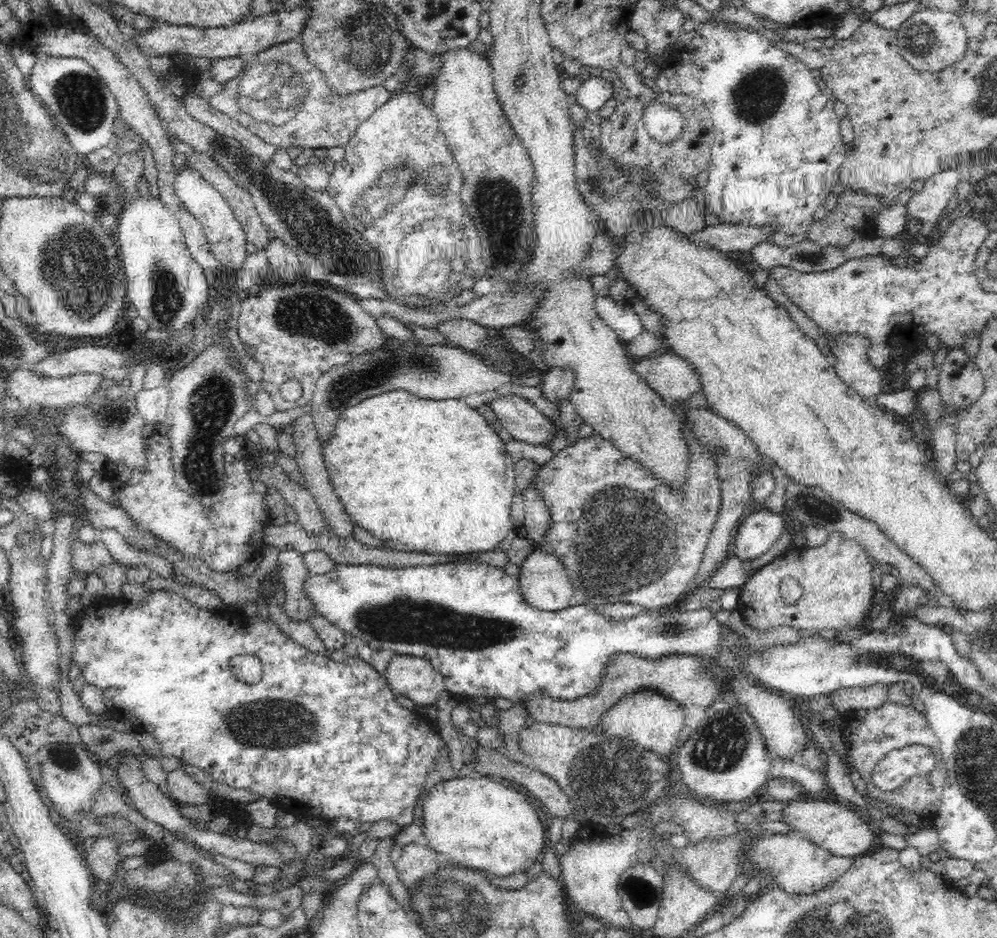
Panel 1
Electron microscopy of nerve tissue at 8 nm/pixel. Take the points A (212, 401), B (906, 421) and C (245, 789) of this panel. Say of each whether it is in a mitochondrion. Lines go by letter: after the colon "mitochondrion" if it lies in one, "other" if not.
A: mitochondrion
B: other
C: other

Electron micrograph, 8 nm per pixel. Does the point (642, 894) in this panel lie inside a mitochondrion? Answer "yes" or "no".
yes

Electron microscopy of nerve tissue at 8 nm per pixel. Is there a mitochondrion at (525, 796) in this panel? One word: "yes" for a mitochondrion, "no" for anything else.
no

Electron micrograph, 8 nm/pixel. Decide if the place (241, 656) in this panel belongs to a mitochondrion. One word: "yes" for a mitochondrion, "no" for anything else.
no

